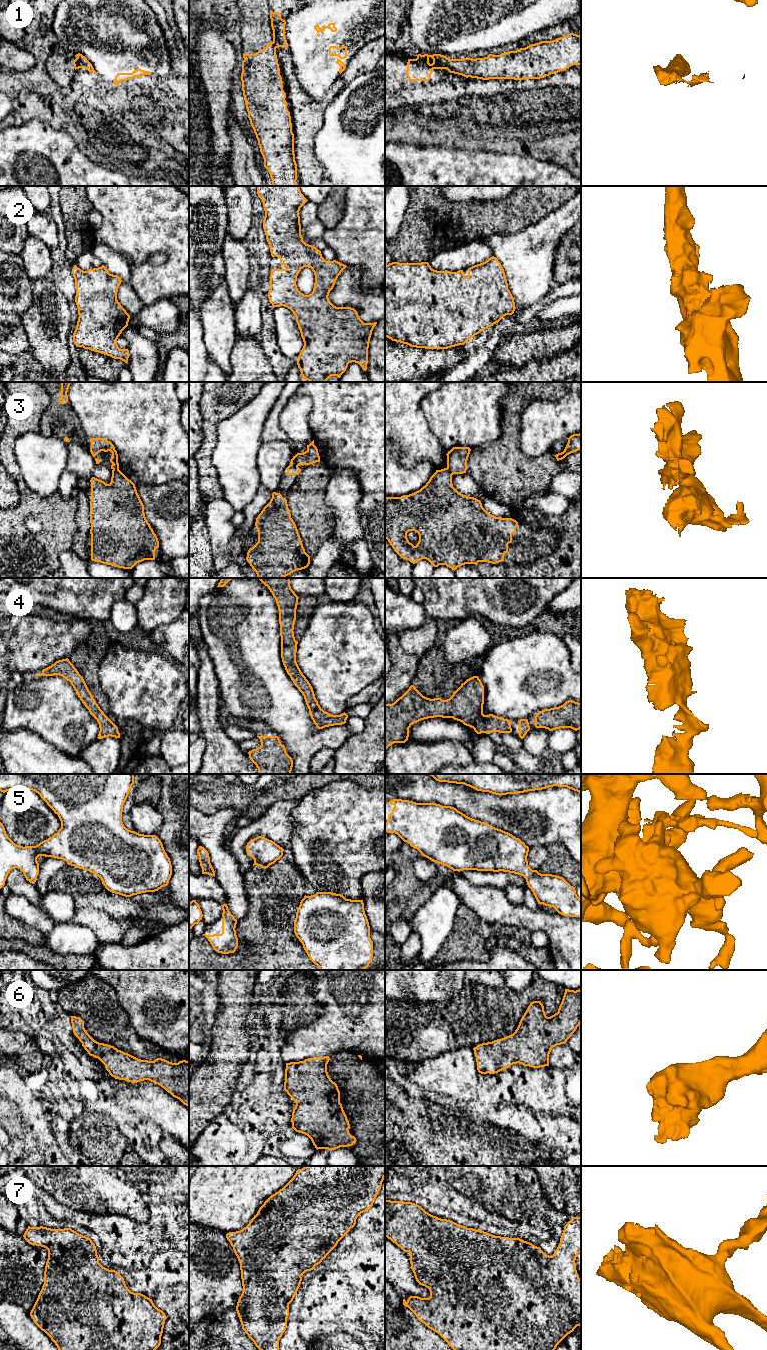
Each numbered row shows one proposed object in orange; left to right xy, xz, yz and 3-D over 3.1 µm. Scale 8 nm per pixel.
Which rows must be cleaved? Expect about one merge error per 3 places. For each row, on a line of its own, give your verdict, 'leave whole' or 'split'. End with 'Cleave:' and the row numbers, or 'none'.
1: split
2: leave whole
3: split
4: leave whole
5: leave whole
6: leave whole
7: leave whole
Cleave: 1, 3

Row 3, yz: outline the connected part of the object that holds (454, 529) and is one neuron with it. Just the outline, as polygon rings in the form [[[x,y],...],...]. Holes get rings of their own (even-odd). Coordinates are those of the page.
[[[447,468],[436,470],[420,490],[401,497],[385,497],[385,539],[401,558],[413,564],[426,559],[434,567],[446,565],[455,571],[465,564],[502,562],[518,522],[496,517],[483,508],[480,500],[459,493],[453,487],[452,475]],[[409,531],[419,535],[416,546],[407,538]]]

